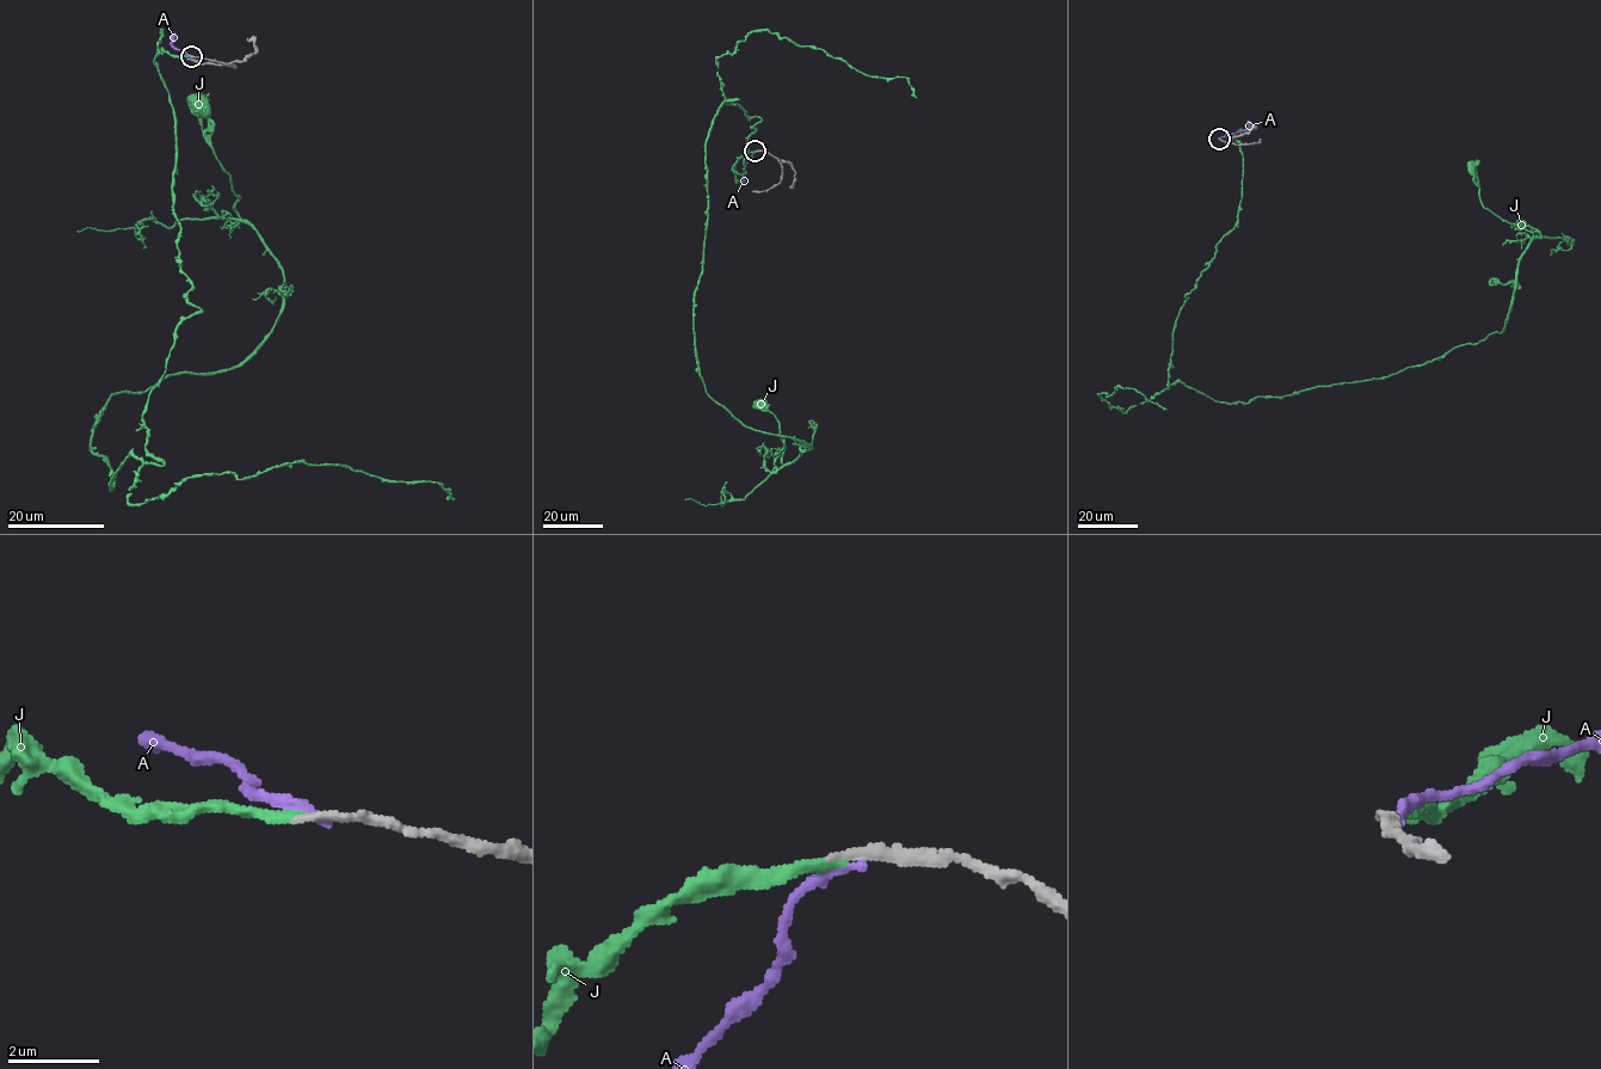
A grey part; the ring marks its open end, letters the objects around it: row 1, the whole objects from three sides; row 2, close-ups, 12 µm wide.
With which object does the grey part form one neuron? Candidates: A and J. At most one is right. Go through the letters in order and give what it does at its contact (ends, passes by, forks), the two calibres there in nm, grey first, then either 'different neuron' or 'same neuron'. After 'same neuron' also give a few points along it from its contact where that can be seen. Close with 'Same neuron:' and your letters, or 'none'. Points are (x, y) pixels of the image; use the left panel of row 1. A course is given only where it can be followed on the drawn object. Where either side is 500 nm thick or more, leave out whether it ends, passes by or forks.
A: it ends there; 260 nm thick on the grey side, 280 nm on the other; different neuron
J: it ends there; 240 nm thick on the grey side, 200 nm on the other; same neuron; it runs (192, 57), (202, 309), (110, 490), (109, 399), (284, 294), (197, 103)
Same neuron: J

